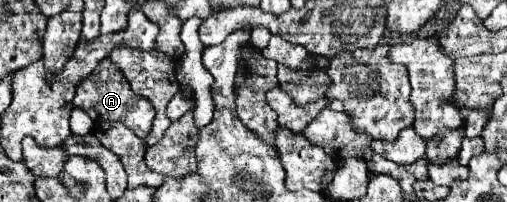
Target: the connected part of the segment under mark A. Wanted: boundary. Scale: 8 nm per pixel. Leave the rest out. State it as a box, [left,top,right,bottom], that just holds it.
[74,62,155,138]

